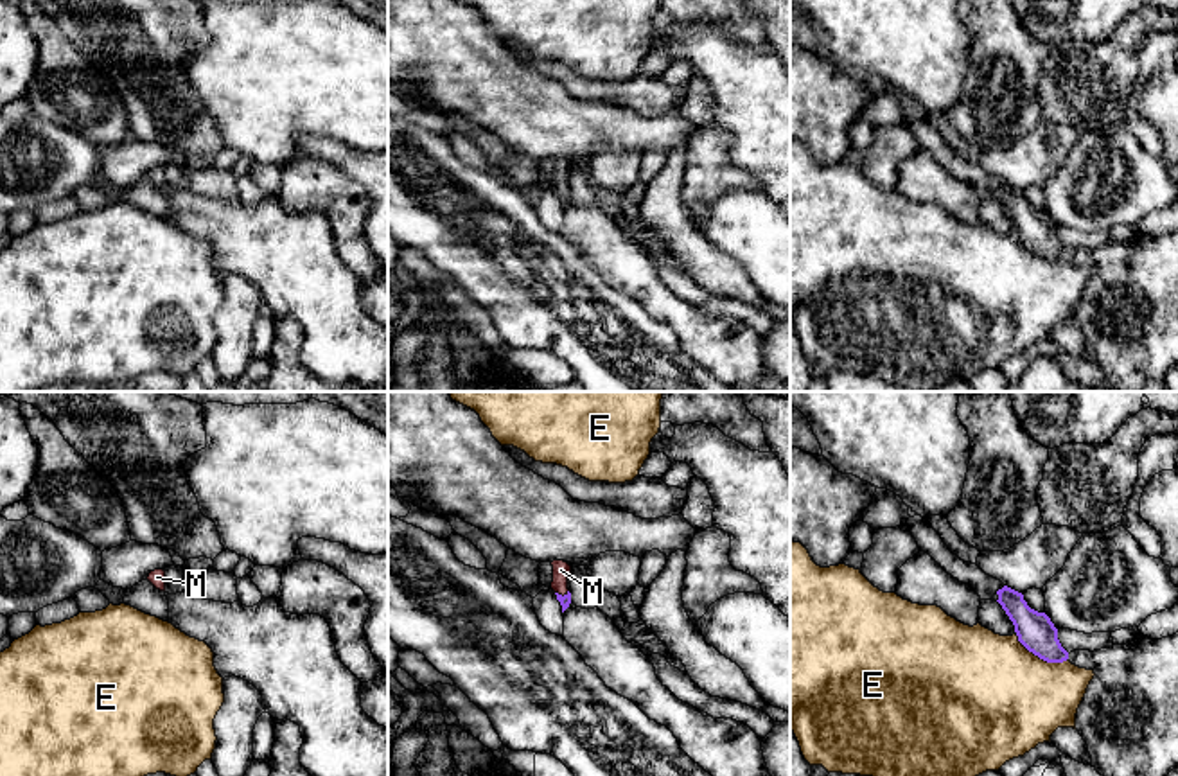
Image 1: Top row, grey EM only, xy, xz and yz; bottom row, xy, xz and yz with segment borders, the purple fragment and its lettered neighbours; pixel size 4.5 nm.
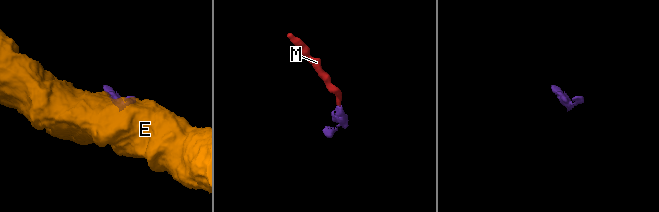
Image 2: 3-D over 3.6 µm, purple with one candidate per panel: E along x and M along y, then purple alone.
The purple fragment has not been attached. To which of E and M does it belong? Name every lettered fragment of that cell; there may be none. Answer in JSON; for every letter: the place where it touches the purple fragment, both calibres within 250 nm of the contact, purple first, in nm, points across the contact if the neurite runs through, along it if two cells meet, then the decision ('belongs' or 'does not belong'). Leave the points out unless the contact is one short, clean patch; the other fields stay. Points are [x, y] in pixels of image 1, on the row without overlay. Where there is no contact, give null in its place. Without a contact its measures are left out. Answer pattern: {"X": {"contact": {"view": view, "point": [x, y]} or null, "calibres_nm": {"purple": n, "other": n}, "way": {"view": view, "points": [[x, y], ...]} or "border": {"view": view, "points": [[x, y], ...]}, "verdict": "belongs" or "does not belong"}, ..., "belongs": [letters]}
{"E": {"contact": {"view": "yz", "point": [1040, 255]}, "calibres_nm": {"purple": 170, "other": 500}, "verdict": "does not belong"}, "M": {"contact": {"view": "xz", "point": [561, 193]}, "calibres_nm": {"purple": 50, "other": 80}, "way": {"view": "xz", "points": [[564, 198], [561, 193], [561, 167]]}, "verdict": "belongs"}, "belongs": ["M"]}

